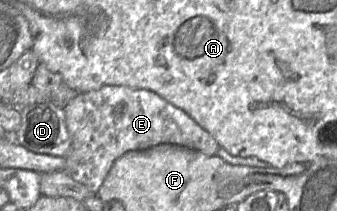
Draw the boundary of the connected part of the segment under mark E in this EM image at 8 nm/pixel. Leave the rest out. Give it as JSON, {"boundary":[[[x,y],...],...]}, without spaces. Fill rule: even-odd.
{"boundary":[[[104,86],[78,93],[64,107],[64,113],[72,140],[65,170],[94,194],[98,193],[116,160],[127,152],[175,144],[216,156],[220,148],[217,141],[185,111],[145,89]]]}

